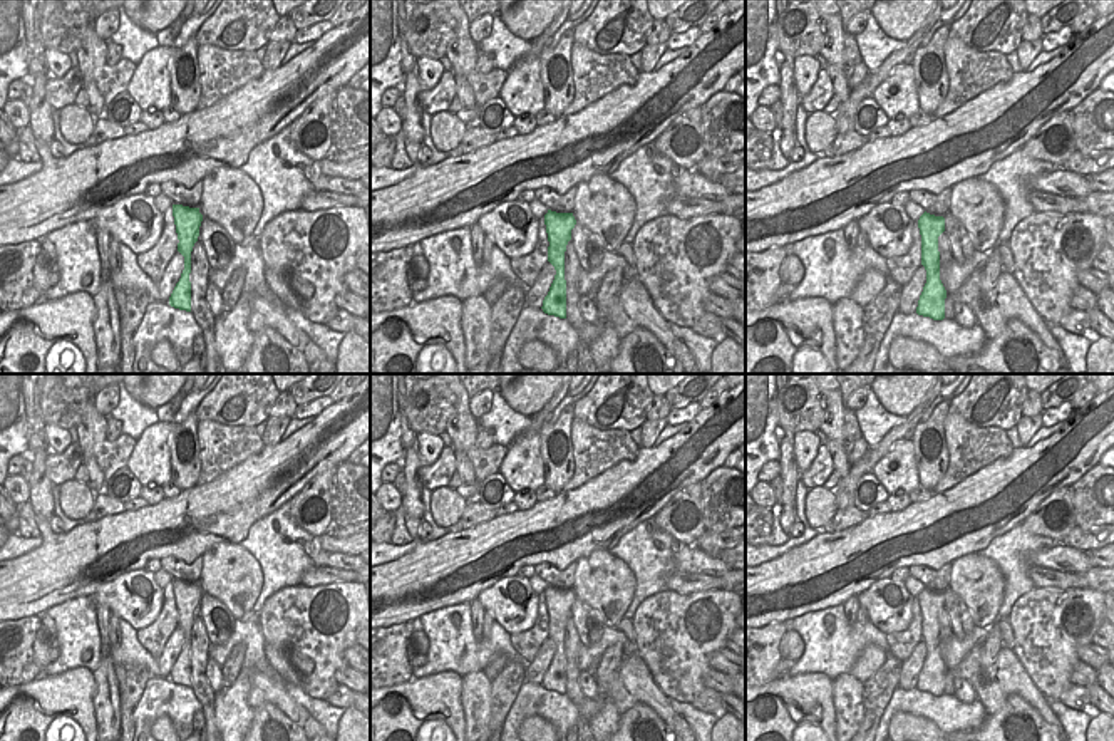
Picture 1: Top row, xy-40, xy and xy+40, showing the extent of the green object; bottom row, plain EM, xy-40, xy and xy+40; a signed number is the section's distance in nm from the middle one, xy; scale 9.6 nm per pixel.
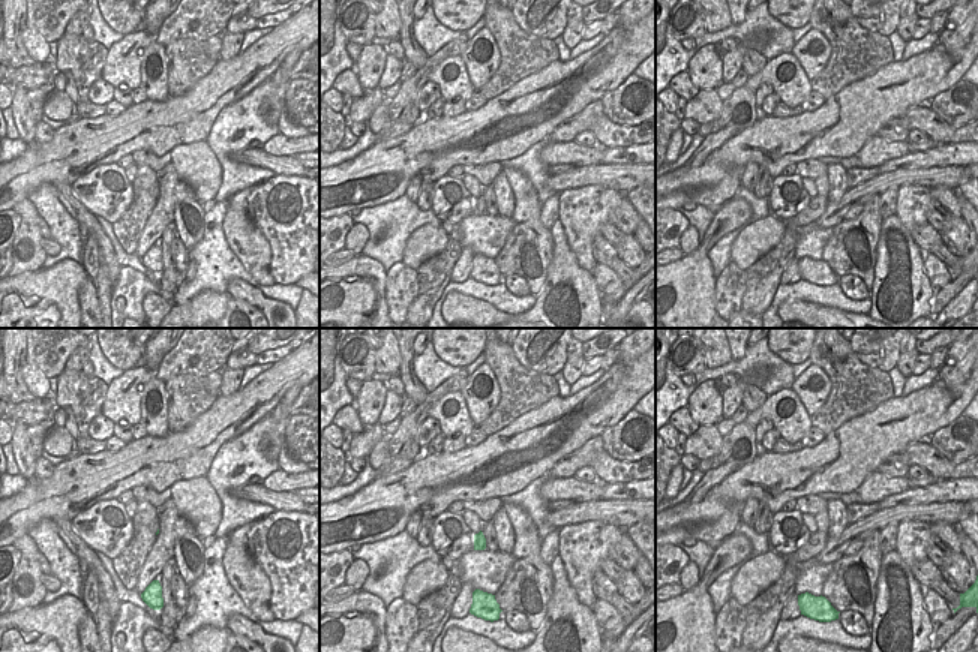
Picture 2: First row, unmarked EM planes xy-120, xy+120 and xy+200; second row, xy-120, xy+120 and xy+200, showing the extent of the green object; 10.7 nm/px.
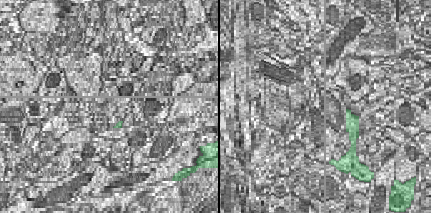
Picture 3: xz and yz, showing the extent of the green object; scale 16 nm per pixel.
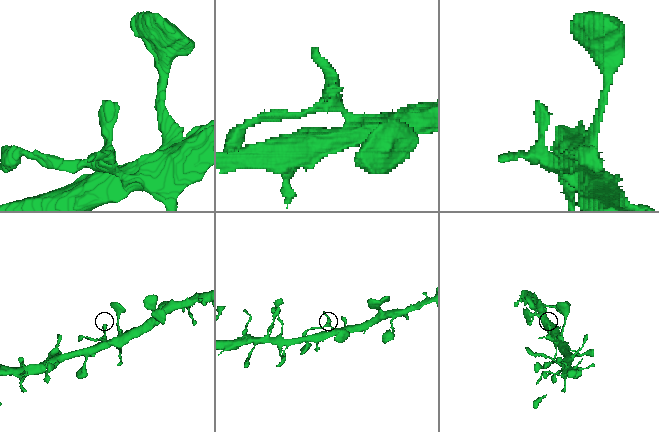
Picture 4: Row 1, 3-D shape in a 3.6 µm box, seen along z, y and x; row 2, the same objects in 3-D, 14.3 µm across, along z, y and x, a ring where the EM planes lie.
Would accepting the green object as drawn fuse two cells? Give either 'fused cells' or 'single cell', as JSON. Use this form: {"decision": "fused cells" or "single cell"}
{"decision": "single cell"}

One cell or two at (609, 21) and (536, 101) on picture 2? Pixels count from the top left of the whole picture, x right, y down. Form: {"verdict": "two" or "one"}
{"verdict": "two"}

